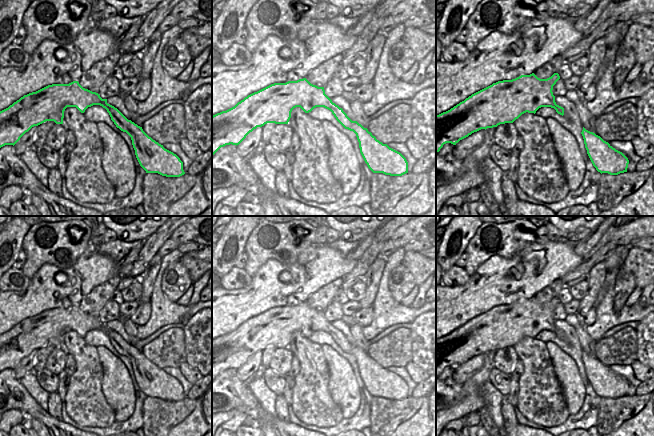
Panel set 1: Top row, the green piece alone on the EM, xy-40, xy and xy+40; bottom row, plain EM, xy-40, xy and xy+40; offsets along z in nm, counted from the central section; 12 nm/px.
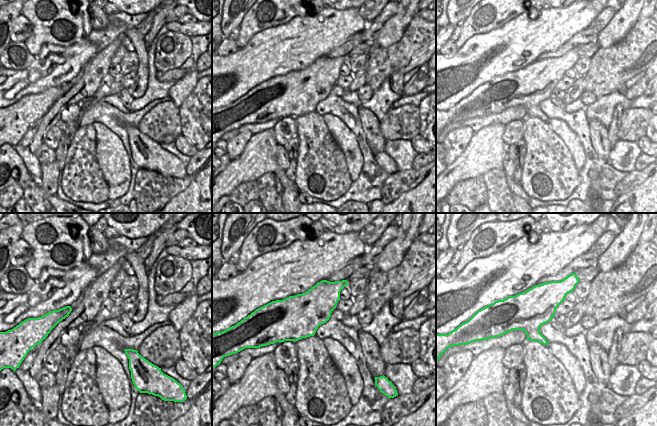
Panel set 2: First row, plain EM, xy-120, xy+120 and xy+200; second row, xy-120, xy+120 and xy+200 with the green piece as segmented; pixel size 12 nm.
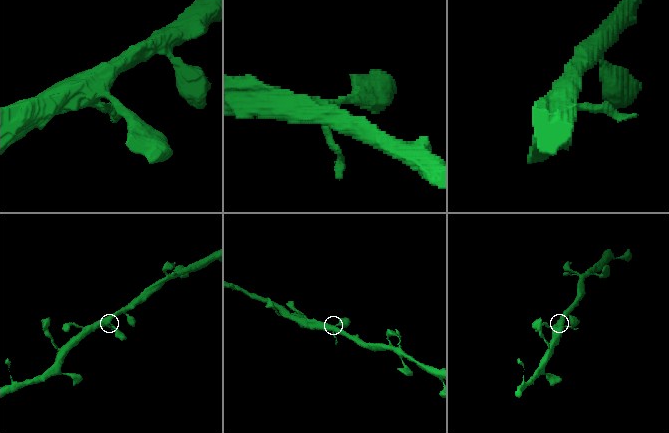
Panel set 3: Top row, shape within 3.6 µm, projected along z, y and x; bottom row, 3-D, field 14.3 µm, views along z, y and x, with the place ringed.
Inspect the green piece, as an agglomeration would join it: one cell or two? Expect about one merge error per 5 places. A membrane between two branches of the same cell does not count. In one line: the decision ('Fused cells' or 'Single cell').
Single cell

